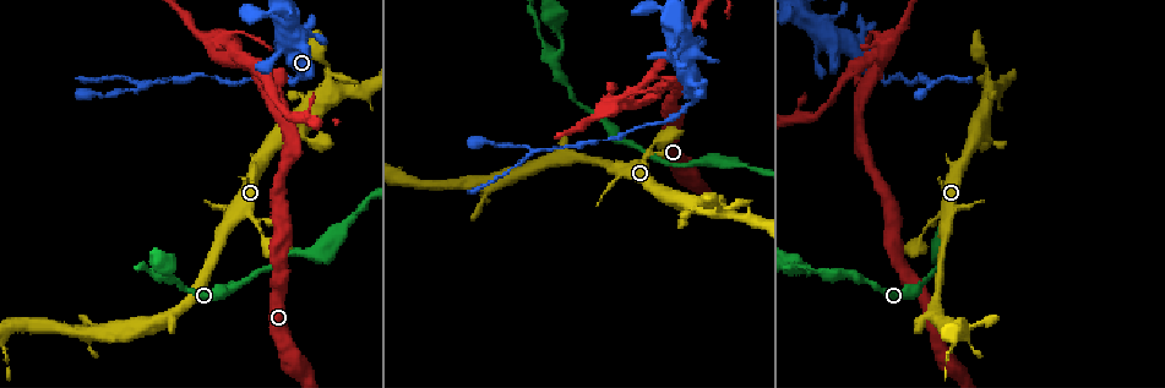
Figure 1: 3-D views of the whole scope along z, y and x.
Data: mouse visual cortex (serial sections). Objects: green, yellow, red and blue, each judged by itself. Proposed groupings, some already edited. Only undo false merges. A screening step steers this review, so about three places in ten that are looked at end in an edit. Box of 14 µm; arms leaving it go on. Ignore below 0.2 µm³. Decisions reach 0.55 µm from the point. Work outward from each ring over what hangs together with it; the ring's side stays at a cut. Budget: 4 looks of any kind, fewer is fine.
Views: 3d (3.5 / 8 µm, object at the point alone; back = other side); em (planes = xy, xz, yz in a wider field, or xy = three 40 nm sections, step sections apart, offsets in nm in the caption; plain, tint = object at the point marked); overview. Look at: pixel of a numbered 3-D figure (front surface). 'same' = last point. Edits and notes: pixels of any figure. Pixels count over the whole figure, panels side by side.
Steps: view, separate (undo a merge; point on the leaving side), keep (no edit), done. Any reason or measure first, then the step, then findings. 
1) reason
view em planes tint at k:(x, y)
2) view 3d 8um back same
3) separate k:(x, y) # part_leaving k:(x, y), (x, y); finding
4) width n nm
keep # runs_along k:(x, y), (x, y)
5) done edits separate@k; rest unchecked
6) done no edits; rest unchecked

three arms meet
view 3d 8um at 1:(157, 275)

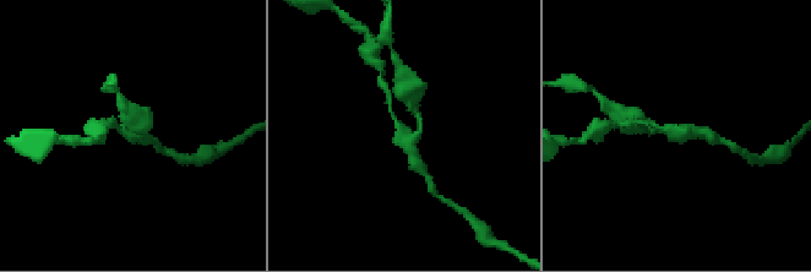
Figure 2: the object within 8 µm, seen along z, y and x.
arms 3; arm_widths 150, 150, 300 nm; now the EM
view em xy step 2 tint at 2:(134, 137)

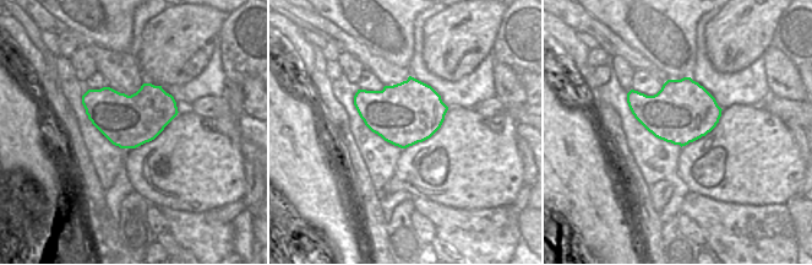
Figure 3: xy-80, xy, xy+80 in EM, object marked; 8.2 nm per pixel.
keep # runs_along 2:(716, 140), (702, 132), (656, 131); one cell here

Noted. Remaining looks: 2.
three arms meet
view 3d 8um back at 1:(627, 103)

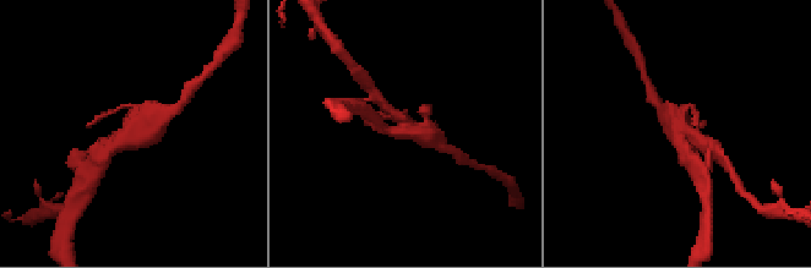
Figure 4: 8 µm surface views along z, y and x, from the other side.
need the tissue
view em xy step 3 tint at 4:(129, 130)

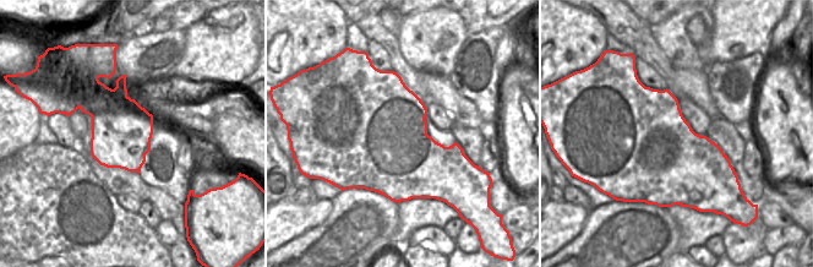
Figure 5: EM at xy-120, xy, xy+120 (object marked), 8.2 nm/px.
separate 4:(373, 97) # part_leaving 4:(386, 129), (426, 137); two cells meet here

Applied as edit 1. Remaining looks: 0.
done edits separate@4; rest unchecked

